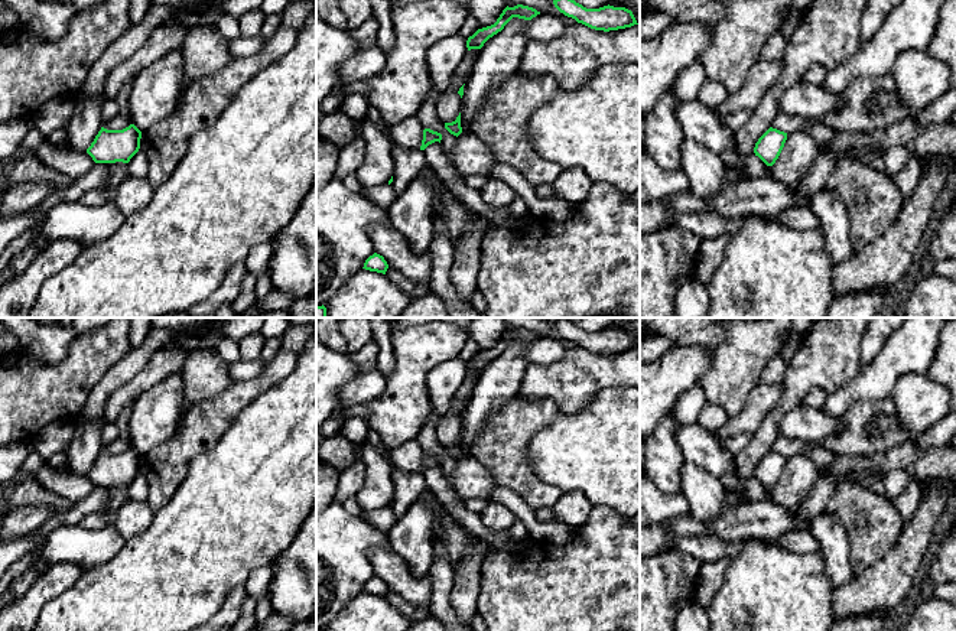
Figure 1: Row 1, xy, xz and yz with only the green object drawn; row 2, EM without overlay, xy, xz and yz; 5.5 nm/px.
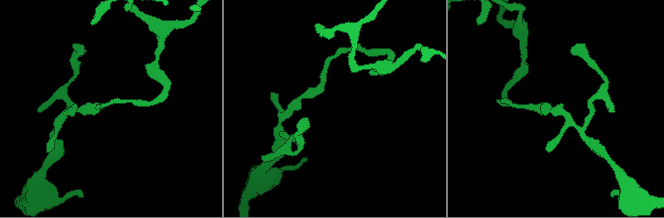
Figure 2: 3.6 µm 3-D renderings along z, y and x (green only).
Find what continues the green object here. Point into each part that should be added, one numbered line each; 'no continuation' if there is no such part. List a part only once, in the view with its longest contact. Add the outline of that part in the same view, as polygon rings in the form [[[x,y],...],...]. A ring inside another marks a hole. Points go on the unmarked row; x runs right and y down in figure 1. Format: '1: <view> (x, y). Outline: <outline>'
no continuation

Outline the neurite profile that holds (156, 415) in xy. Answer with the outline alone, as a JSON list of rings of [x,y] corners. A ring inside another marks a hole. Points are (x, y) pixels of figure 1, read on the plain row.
[[[182,373],[170,374],[136,397],[129,419],[131,446],[144,456],[179,429],[188,404]]]

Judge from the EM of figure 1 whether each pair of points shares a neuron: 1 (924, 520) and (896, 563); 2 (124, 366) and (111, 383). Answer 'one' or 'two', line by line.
1: one
2: one

